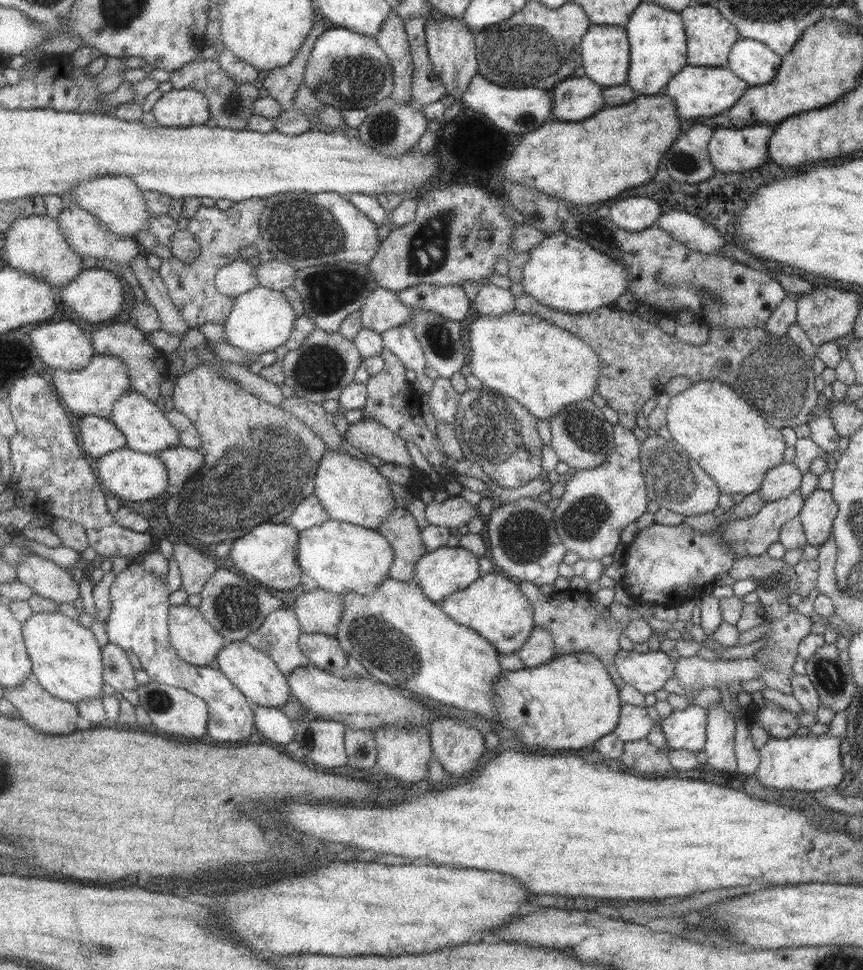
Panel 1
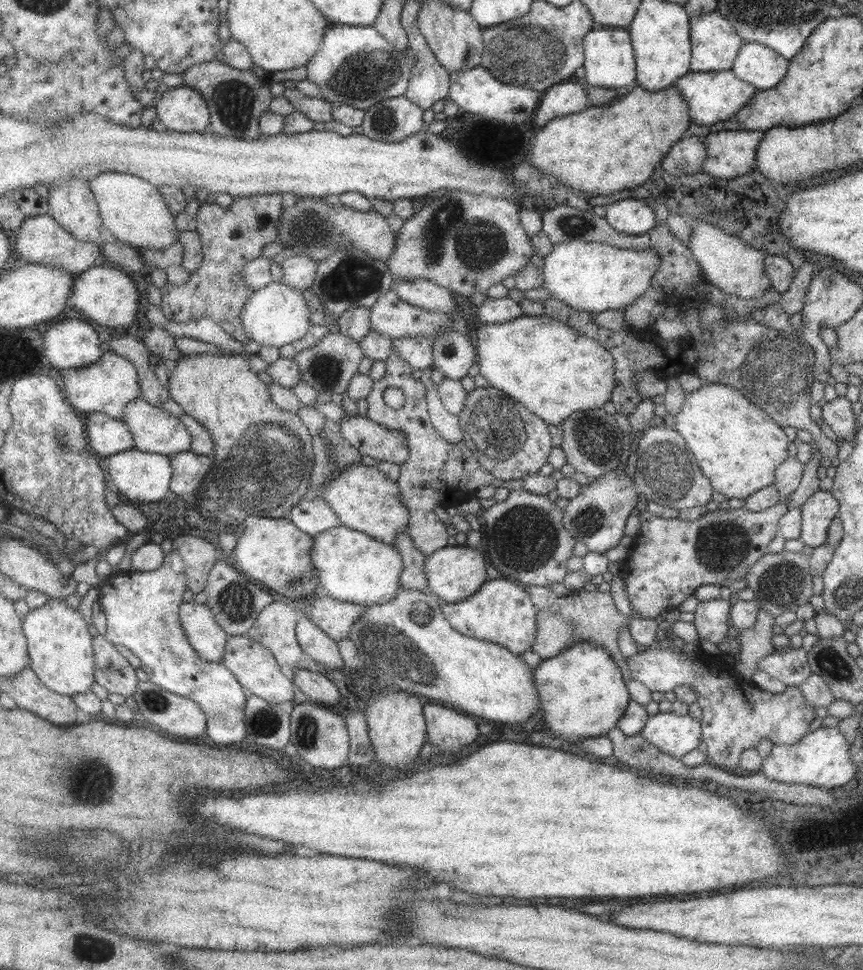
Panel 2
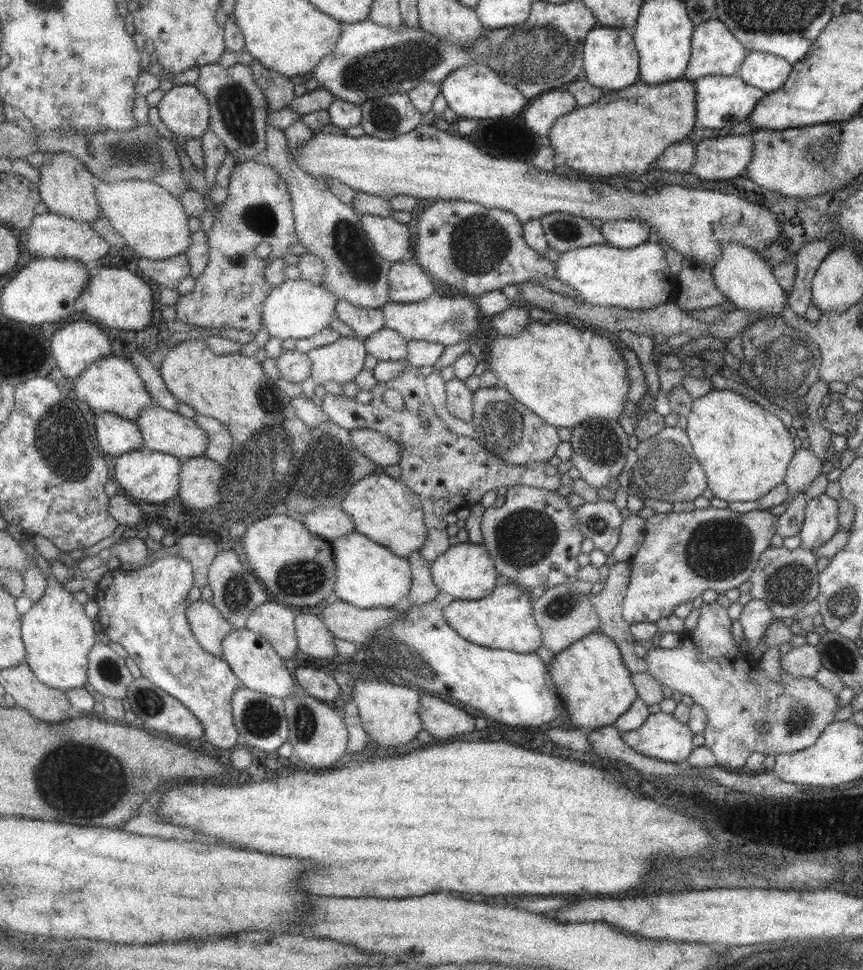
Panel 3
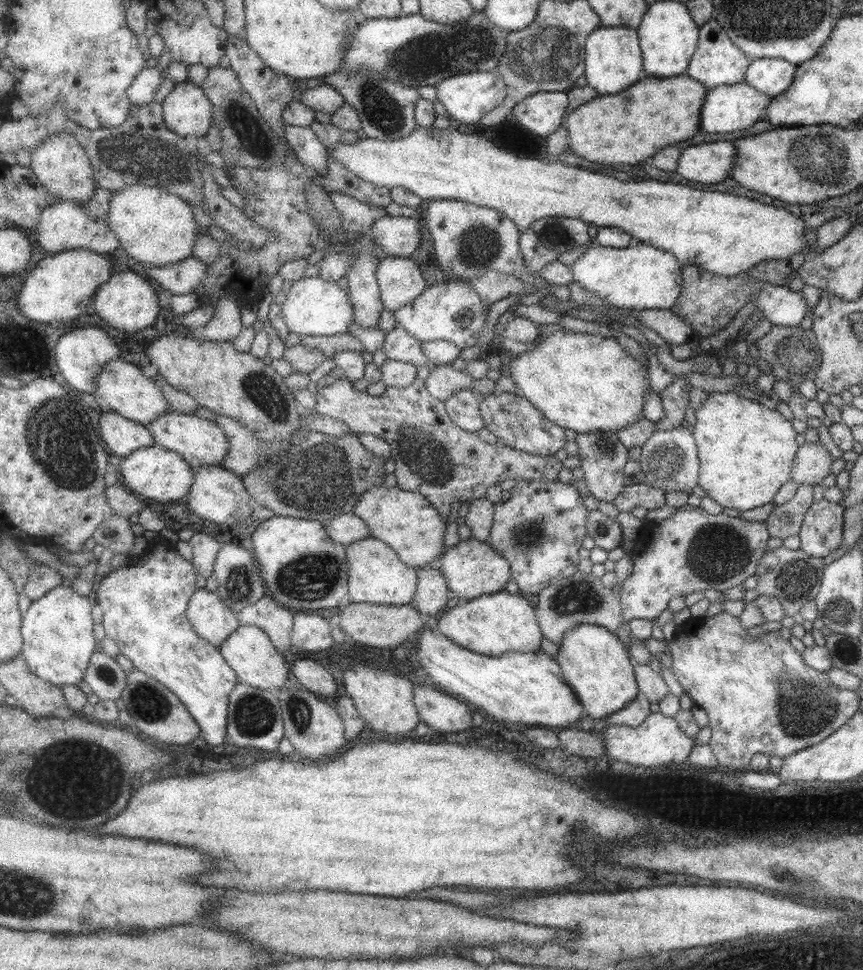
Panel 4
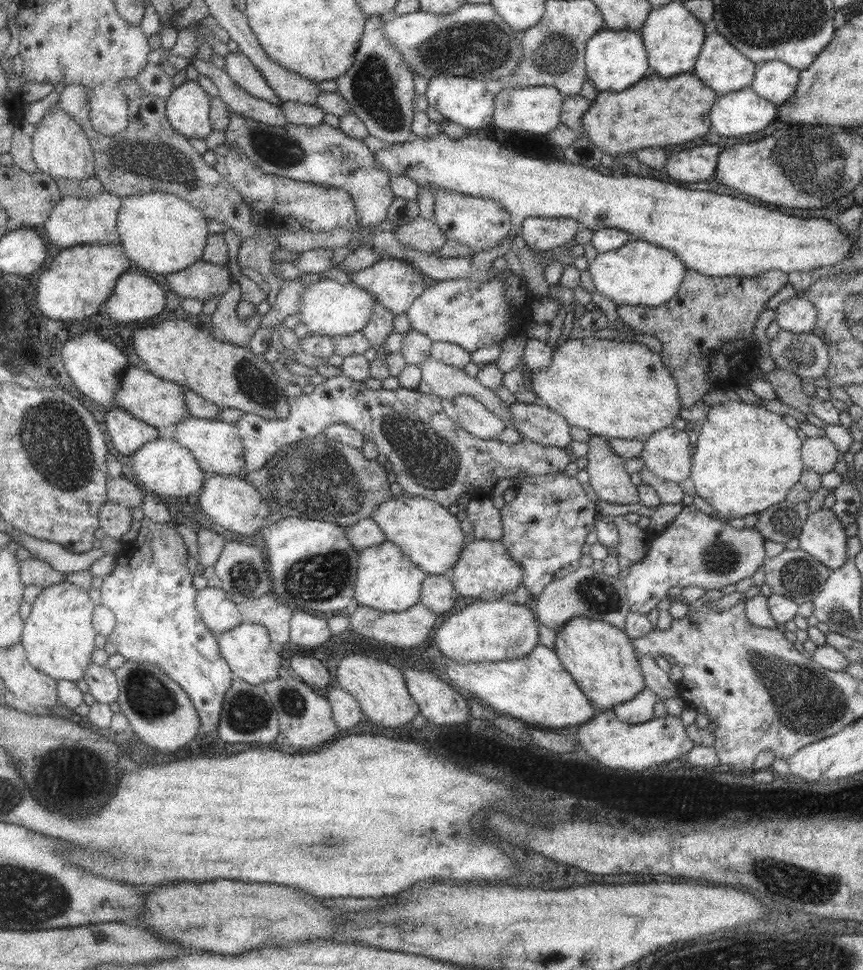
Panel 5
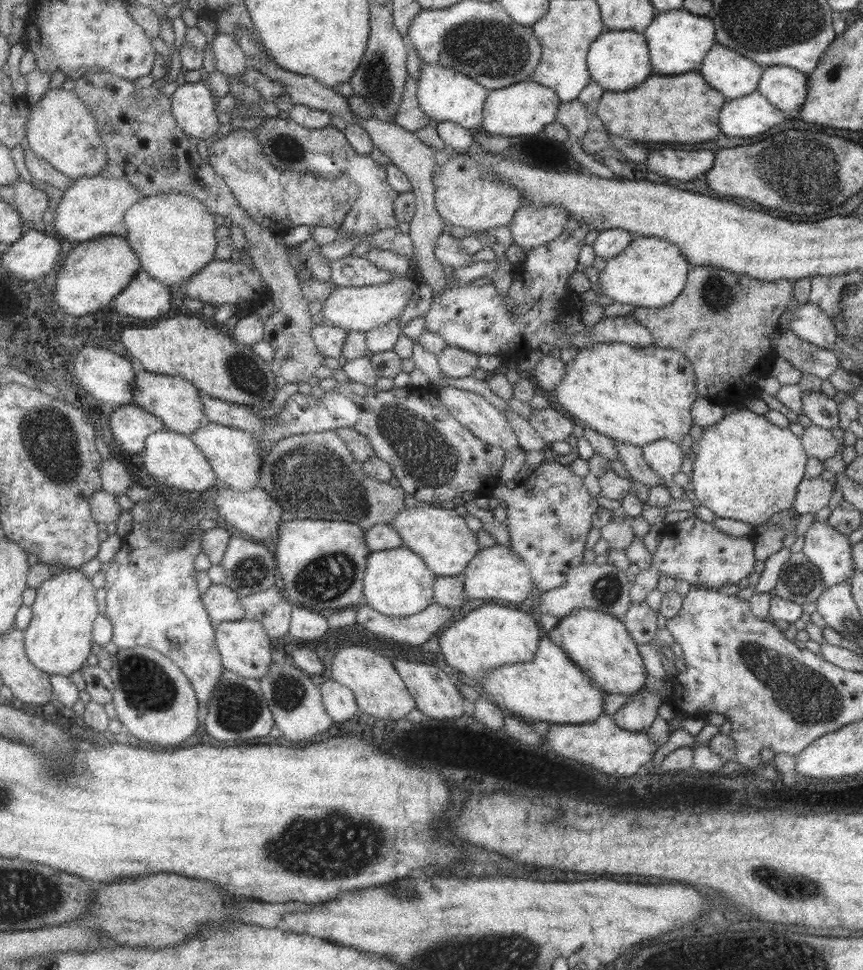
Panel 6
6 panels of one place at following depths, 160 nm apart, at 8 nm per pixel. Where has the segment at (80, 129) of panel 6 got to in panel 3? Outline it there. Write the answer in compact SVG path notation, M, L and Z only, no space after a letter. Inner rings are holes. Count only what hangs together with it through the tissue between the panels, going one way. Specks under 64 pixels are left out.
M59 151L45 156L40 169L38 187L42 199L51 211L76 218L78 221L89 223L92 226L104 212L97 194L97 182L96 176L80 158L77 158L77 155Z

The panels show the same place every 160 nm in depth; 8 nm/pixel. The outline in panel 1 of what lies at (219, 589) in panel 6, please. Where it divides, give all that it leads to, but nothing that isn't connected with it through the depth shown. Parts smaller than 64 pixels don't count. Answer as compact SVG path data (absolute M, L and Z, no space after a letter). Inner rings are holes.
M187 603L170 606L168 631L176 653L195 666L214 665L217 653L227 643L202 612Z

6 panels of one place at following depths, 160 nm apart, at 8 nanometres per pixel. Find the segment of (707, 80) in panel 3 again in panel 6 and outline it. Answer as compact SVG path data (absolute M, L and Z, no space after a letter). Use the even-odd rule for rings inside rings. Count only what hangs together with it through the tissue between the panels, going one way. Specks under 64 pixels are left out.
M755 90L741 98L726 101L719 112L719 128L725 136L747 138L767 132L783 122L784 117L780 110Z

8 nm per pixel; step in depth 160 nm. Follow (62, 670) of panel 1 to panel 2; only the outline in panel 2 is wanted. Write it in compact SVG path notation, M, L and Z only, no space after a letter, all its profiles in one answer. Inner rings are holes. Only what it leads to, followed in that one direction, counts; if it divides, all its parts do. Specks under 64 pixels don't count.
M50 597L45 604L30 609L24 620L24 631L28 638L31 668L51 690L69 696L91 690L96 682L94 637L79 610L67 606L65 599Z

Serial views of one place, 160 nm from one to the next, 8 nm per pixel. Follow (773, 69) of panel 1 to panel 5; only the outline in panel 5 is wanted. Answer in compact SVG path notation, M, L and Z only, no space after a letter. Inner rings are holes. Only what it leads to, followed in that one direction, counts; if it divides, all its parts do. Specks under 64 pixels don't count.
M779 60L757 65L750 87L757 96L779 106L795 92L800 71Z

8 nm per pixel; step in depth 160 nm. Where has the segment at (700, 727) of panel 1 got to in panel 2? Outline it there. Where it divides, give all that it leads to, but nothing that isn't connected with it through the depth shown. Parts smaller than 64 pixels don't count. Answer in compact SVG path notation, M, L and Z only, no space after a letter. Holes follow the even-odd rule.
M658 712L649 715L640 735L649 745L656 746L661 752L679 759L701 742L700 721L673 712Z

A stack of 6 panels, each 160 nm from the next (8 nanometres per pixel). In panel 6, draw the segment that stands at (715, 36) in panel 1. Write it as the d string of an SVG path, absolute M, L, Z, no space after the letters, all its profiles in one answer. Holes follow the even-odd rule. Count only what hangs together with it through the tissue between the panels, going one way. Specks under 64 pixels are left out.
M715 43L703 57L698 73L727 101L756 90L764 67Z

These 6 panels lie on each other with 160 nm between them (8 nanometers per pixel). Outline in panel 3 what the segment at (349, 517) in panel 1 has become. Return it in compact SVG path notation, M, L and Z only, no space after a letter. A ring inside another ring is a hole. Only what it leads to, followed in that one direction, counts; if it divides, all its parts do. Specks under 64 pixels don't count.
M373 473L358 480L348 490L339 508L351 517L355 525L354 531L385 546L399 558L407 559L412 552L418 551L427 537L419 497L399 479L393 479L384 473Z

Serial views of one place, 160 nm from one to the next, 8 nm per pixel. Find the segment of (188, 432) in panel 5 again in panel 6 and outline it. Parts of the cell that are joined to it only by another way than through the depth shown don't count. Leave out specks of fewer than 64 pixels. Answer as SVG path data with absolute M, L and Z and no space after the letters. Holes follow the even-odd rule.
M206 422L188 437L205 454L220 486L237 492L247 492L258 486L263 456L253 435L229 426Z

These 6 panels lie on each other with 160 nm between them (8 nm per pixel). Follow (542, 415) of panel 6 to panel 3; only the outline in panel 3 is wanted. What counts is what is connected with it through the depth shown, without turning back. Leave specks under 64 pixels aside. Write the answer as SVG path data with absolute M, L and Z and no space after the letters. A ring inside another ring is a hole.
M479 388L472 395L473 418L471 424L475 427L473 439L481 442L483 446L497 458L510 465L524 465L526 462L545 462L555 454L560 443L557 429L545 424L534 412L517 402L507 390L503 388Z

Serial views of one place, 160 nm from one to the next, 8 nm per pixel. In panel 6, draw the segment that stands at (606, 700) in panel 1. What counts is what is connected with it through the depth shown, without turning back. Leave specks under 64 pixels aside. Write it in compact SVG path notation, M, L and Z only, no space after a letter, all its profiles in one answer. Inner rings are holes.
M588 608L571 610L548 632L548 637L570 658L604 694L631 694L644 688L648 675L638 653L637 643L625 625L613 615Z

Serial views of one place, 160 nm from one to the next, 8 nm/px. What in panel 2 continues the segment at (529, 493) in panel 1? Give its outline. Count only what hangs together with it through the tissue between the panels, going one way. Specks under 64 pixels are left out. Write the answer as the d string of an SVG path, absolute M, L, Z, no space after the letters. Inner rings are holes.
M391 352L385 361L385 375L373 382L370 394L366 396L367 408L365 418L376 422L379 426L395 431L403 431L408 442L408 458L400 464L400 471L396 480L404 505L409 509L408 529L406 532L414 546L426 557L432 552L443 548L447 544L447 528L435 516L433 508L456 507L474 496L479 486L505 487L509 491L526 490L533 494L546 495L556 489L556 481L549 475L538 473L525 475L515 480L501 480L495 478L485 470L473 456L469 447L462 441L448 443L430 423L426 409L426 396L420 380L411 376L412 368L395 352ZM385 388L399 388L405 397L403 406L397 410L389 408L383 402Z

